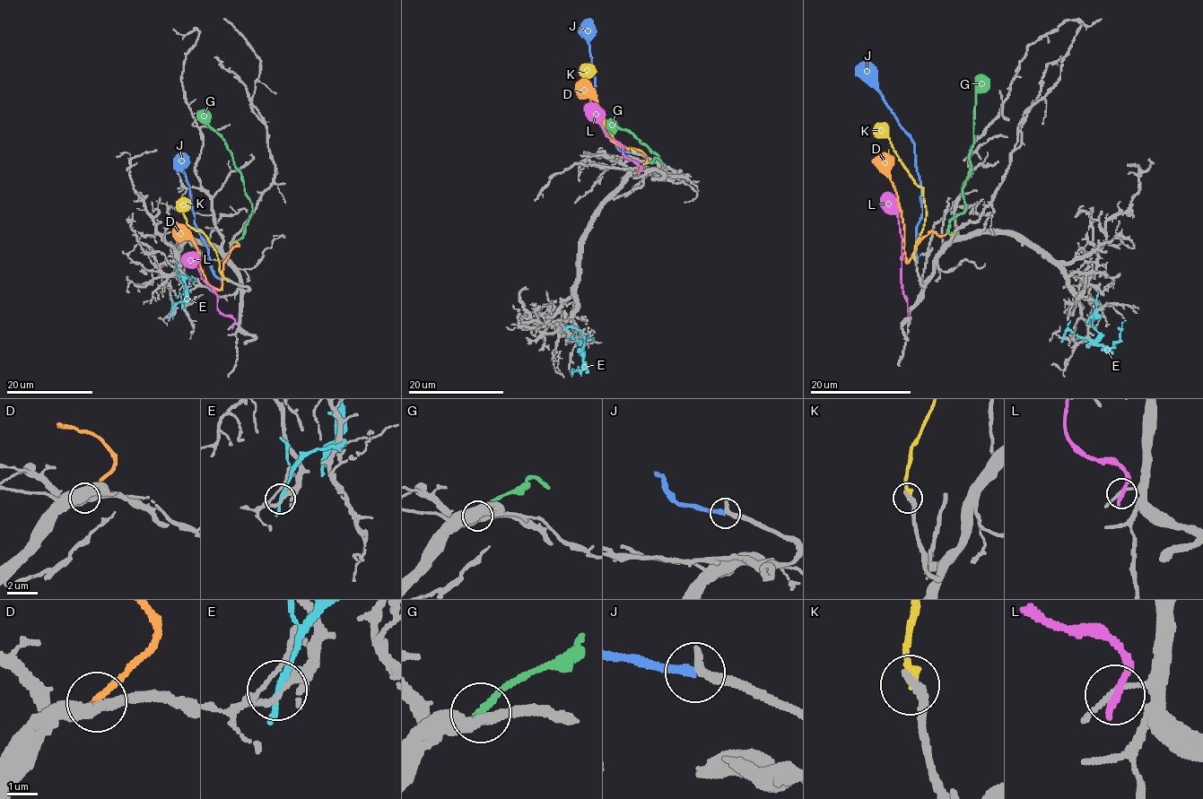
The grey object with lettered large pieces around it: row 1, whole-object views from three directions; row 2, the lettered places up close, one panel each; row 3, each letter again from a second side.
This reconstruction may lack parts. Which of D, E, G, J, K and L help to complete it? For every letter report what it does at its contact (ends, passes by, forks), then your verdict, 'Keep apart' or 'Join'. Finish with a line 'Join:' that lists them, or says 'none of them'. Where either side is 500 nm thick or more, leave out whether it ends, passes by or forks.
D: It ends there. Keep apart
E: It ends there. Keep apart
G: It ends there. Keep apart
J: It ends there. Keep apart
K: It ends there. Keep apart
L: It ends there. Keep apart
Join: none of them

